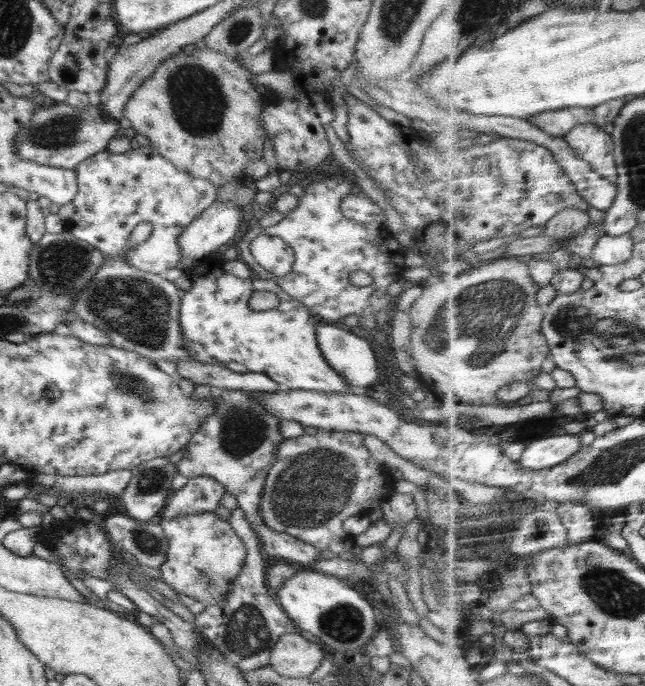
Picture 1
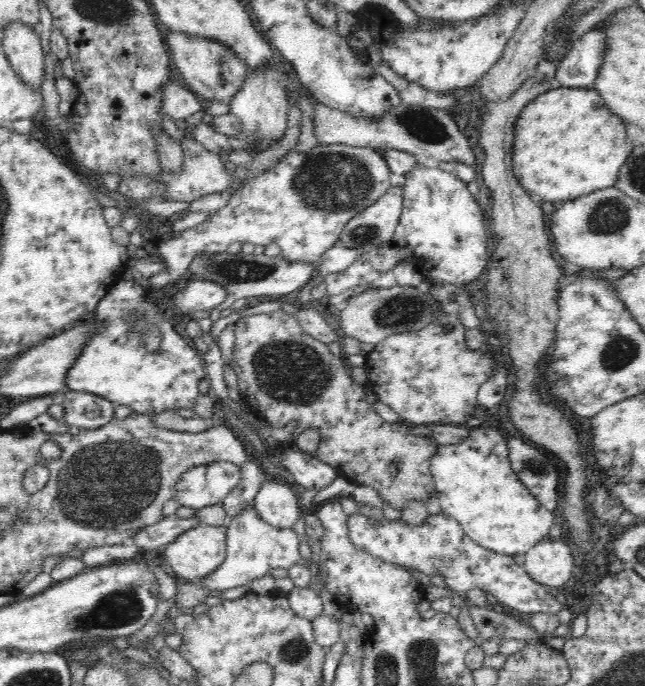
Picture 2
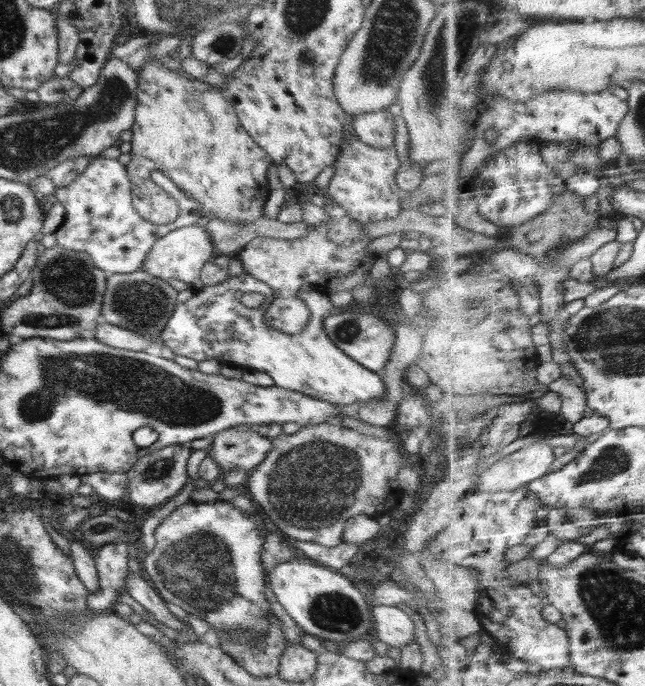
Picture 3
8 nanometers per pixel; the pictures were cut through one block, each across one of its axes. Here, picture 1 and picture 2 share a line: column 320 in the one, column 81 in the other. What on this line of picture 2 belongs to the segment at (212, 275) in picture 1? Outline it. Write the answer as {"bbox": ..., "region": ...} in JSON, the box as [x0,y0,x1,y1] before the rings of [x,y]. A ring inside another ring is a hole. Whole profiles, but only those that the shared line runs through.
{"bbox":[66,277,206,414],"region":[[[137,277],[131,280],[120,279],[98,302],[94,310],[96,334],[68,372],[66,390],[94,394],[117,407],[129,407],[135,414],[193,409],[200,396],[198,383],[206,378],[203,357],[184,335],[181,326],[176,326],[180,320],[146,302],[143,287],[144,282]],[[134,314],[143,314],[145,322],[155,323],[162,337],[158,352],[146,349],[142,333],[136,329],[136,317],[132,317]]]}

